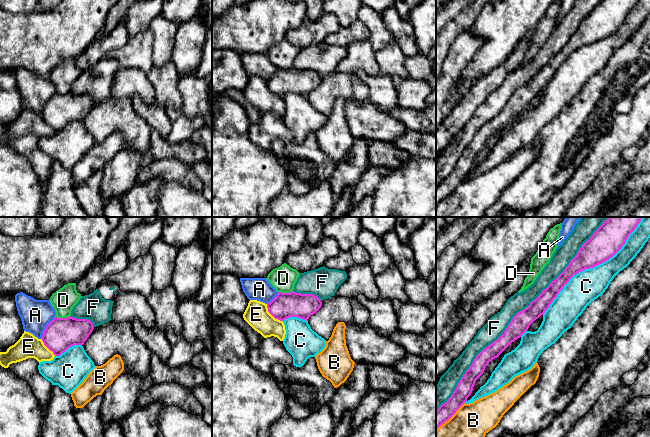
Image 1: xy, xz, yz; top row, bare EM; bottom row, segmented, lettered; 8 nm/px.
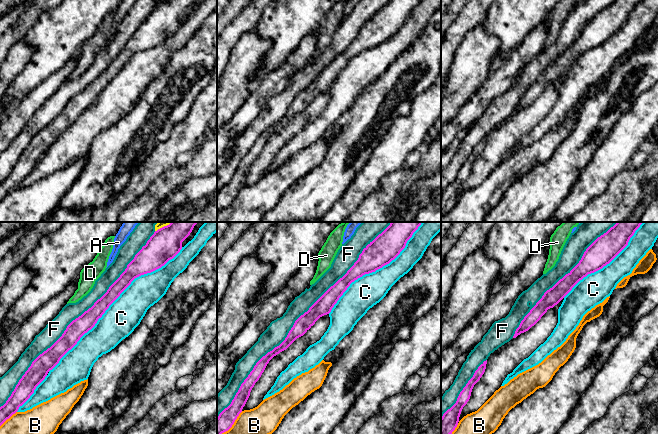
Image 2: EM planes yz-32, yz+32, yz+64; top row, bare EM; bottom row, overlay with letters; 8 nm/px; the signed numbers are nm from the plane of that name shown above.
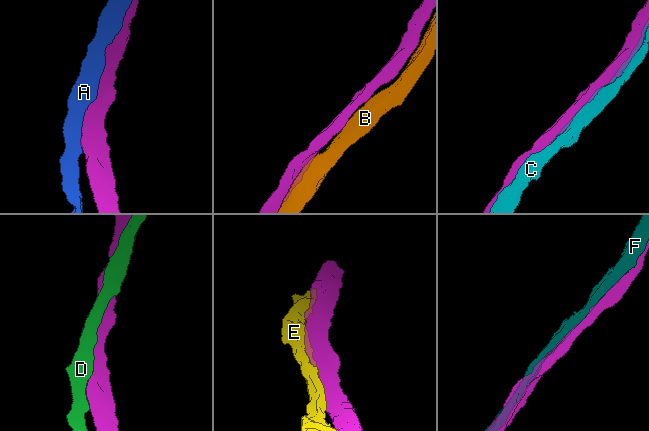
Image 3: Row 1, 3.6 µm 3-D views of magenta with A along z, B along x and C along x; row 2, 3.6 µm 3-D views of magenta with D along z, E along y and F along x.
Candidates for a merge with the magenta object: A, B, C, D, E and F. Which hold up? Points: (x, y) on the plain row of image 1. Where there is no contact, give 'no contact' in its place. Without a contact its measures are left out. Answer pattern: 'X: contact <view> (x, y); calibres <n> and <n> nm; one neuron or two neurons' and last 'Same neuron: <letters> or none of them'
A: contact xy (45, 104); calibres 260 and 240 nm; two neurons
B: contact yz (450, 193); calibres 130 and 380 nm; two neurons
C: contact yz (589, 44); calibres 240 and 260 nm; two neurons
D: contact xy (62, 94); calibres 260 and 190 nm; two neurons
E: contact xz (272, 91); calibres 200 and 190 nm; two neurons
F: contact yz (513, 94); calibres 150 and 160 nm; two neurons
Same neuron: none of them

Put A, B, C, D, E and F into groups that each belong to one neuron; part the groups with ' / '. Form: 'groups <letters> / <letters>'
groups A / B / C / D / E / F

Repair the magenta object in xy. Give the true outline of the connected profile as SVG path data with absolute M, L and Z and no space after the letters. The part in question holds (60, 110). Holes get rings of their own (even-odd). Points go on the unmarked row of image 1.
M55 93L46 102L42 117L55 132L60 132L74 121L83 121L93 105L94 101L88 95Z

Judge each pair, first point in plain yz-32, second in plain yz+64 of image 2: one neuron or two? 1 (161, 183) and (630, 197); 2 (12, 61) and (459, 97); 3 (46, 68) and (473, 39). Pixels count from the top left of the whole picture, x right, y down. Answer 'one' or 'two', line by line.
1: one
2: one
3: two

